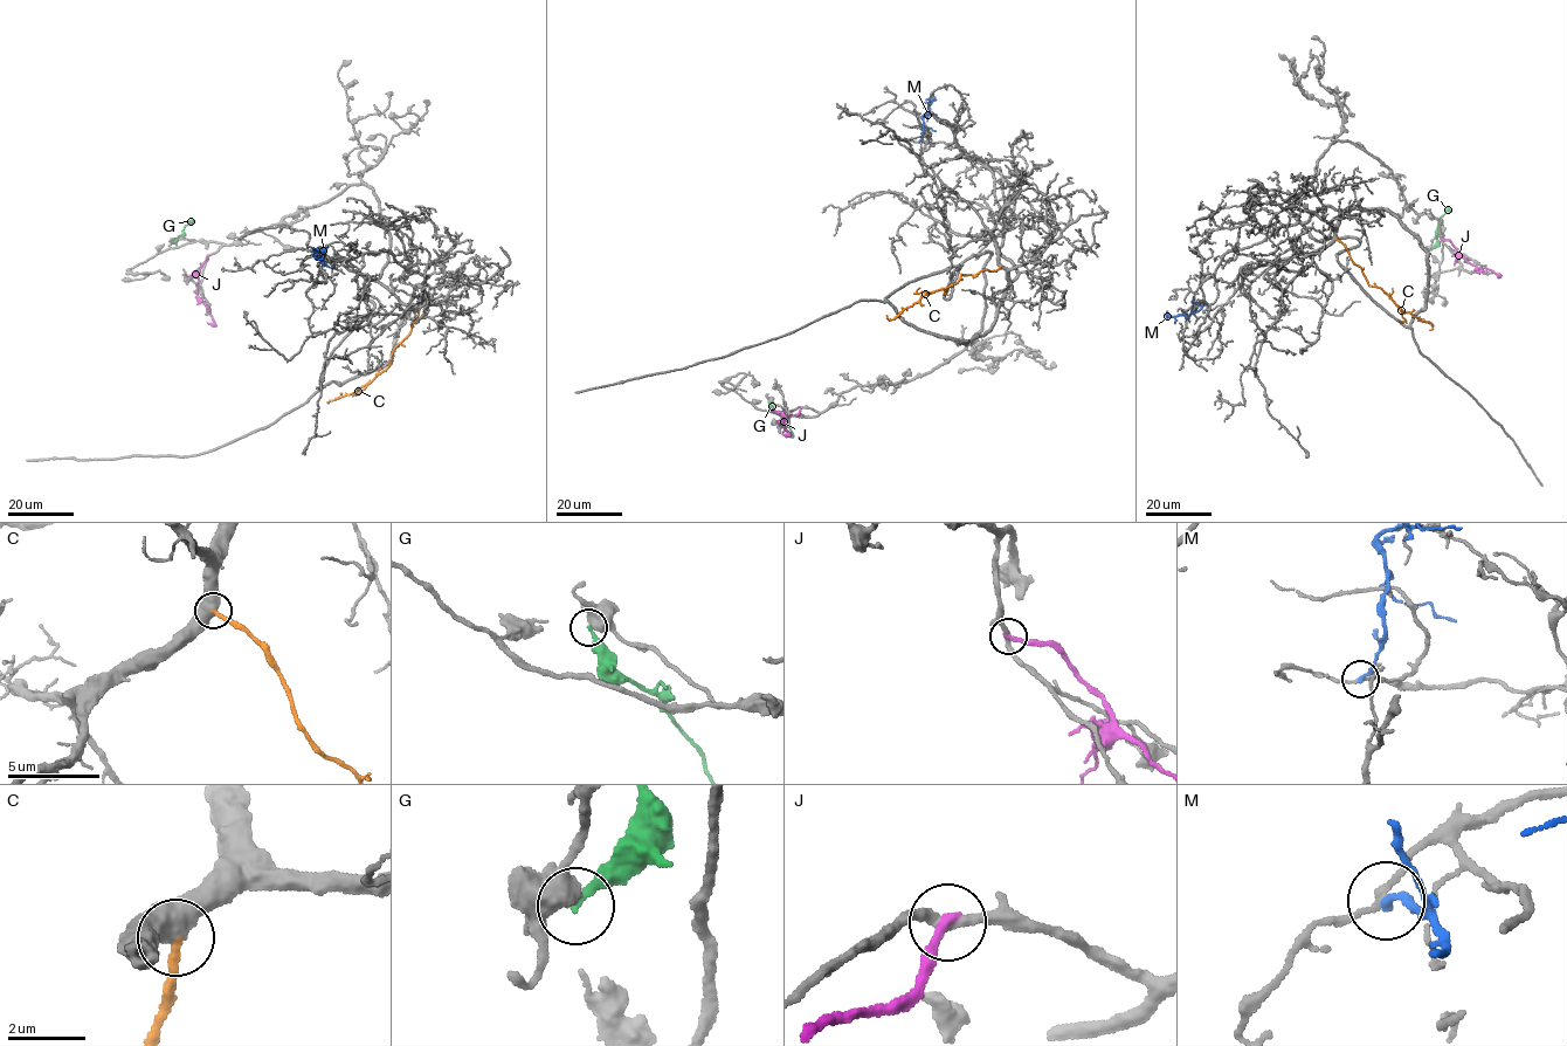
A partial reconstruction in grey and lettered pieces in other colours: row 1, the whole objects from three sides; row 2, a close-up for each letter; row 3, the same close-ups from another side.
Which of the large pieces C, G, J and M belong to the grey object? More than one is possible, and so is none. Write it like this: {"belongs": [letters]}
{"belongs": ["C"]}

